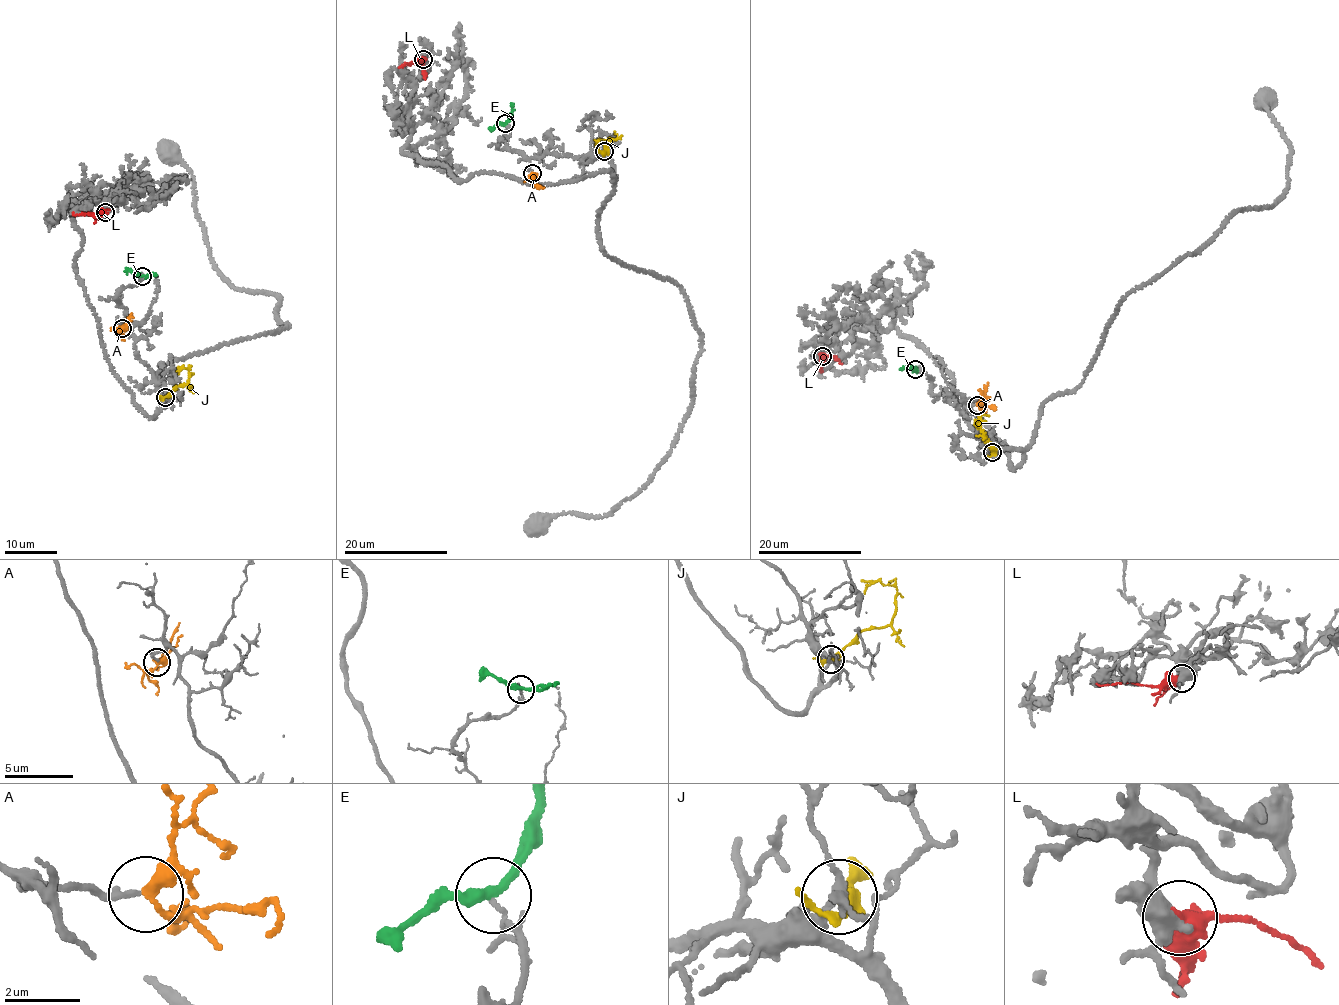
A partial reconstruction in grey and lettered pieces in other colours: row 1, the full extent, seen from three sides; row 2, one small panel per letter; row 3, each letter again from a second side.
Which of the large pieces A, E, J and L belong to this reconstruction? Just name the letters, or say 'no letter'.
A

